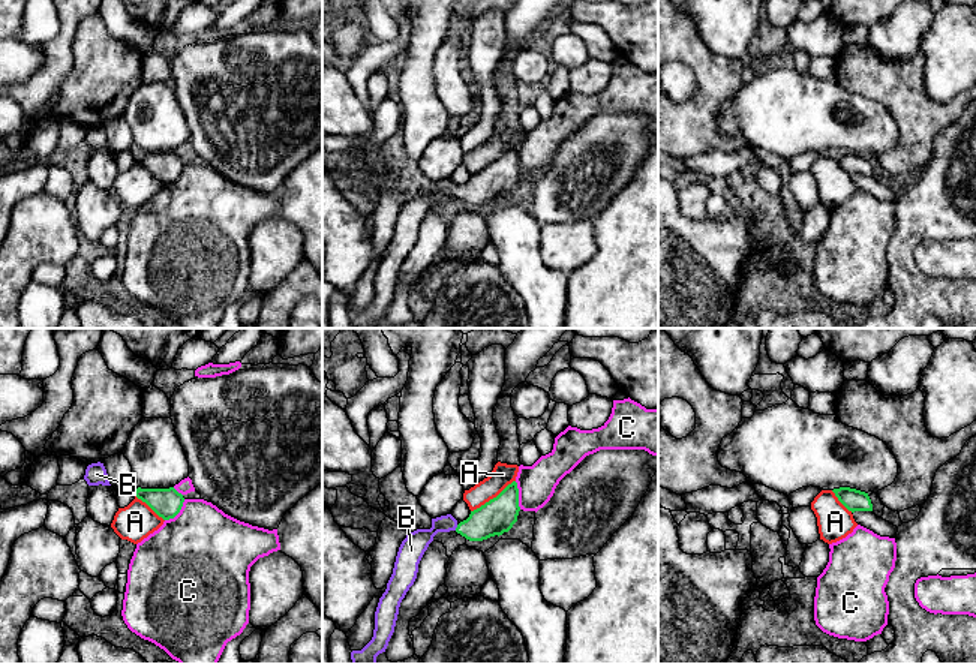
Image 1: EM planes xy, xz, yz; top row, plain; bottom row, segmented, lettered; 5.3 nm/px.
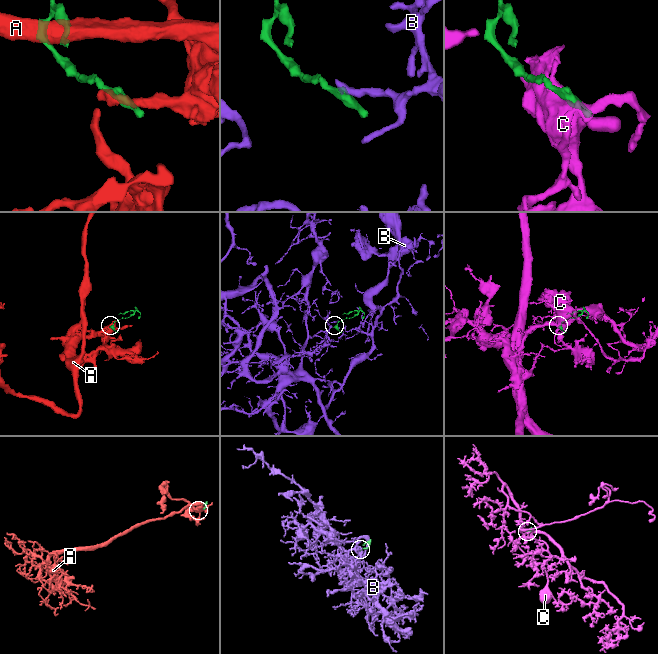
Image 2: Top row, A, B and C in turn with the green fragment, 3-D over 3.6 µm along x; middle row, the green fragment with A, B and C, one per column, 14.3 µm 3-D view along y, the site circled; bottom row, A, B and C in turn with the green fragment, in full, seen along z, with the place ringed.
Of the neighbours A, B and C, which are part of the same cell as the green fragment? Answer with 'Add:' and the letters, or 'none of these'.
Add: B

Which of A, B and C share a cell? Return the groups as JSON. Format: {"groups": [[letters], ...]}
{"groups": [["A"], ["B"], ["C"]]}

